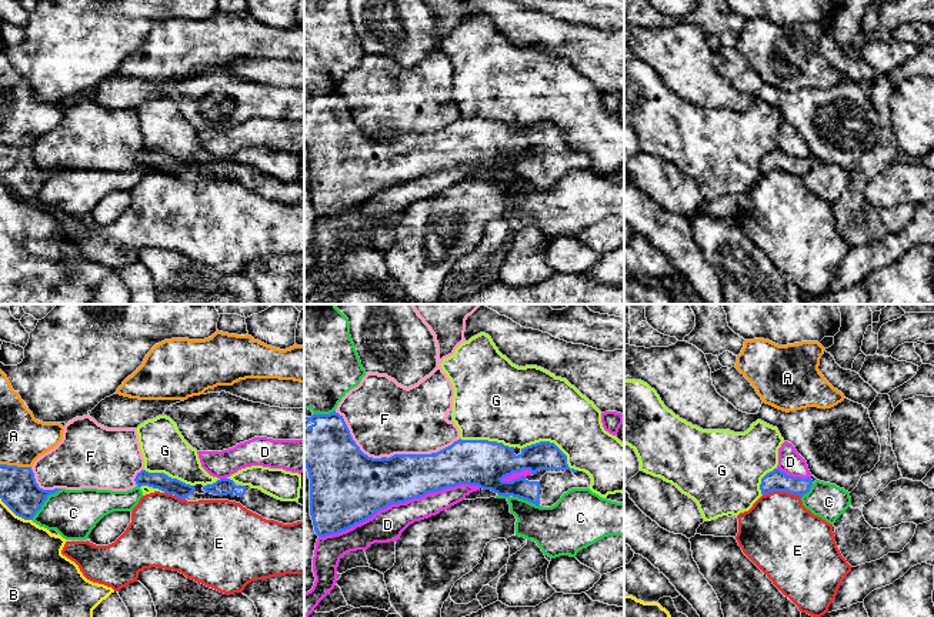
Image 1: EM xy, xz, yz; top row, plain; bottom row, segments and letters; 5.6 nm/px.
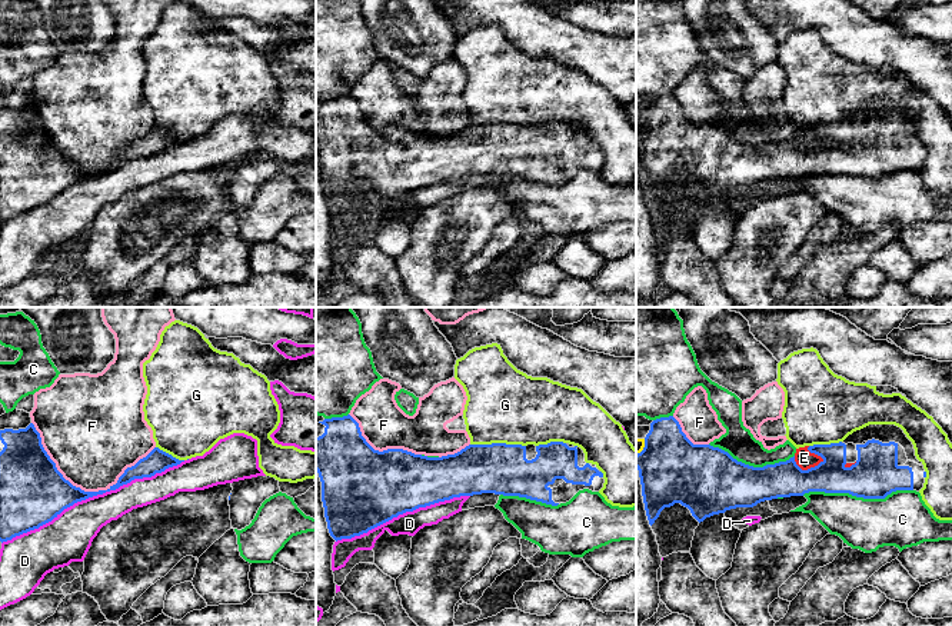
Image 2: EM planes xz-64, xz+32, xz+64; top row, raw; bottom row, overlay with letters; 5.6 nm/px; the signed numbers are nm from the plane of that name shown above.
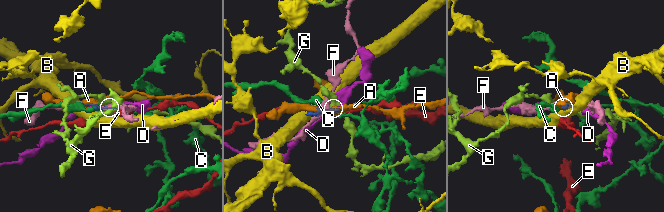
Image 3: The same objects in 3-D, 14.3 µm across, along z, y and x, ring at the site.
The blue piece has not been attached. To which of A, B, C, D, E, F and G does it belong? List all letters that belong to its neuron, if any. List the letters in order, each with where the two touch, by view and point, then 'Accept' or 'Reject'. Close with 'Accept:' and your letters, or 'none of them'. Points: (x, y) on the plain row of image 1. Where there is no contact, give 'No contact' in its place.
A: Touches blue at xy (16, 146). Reject
B: Touches blue at xy (14, 193). Reject
C: Touches blue at xy (44, 180). Reject
D: Touches blue at xz (399, 182). Reject
E: Touches blue at yz (781, 170). Reject
F: Touches blue at xz (392, 136). Reject
G: Touches blue at xz (554, 124). Reject
Accept: none of them

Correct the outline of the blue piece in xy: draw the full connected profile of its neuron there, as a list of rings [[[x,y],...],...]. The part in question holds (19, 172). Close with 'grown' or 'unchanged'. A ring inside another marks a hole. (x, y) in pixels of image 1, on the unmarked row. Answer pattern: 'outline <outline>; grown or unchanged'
outline [[[0,144],[0,179],[24,200],[33,200],[47,177],[59,170],[40,169],[31,147]]]; unchanged

